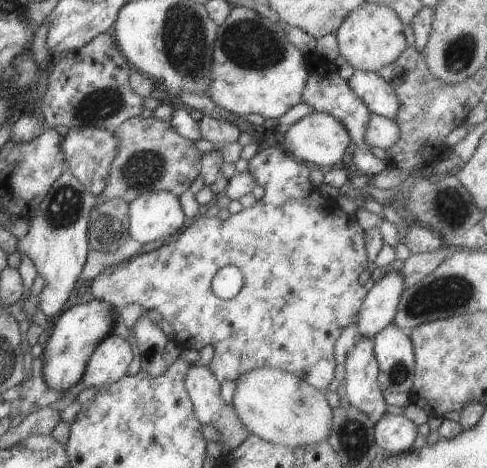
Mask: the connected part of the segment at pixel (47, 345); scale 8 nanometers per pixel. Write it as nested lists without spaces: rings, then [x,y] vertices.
[[[97,299],[88,303],[80,303],[65,310],[52,326],[48,340],[42,343],[43,382],[60,393],[67,392],[69,387],[80,382],[88,358],[91,356],[96,344],[111,333],[113,328],[113,314],[117,310]]]

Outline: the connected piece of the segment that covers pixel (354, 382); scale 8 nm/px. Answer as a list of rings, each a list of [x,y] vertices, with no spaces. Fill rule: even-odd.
[[[356,338],[353,350],[350,350],[344,362],[346,370],[345,393],[348,402],[364,412],[368,417],[385,413],[383,392],[377,382],[378,364],[373,352],[373,338]]]

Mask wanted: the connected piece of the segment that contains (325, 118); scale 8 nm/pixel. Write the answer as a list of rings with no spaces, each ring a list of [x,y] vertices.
[[[312,111],[289,125],[289,128],[284,133],[280,147],[284,152],[302,160],[304,163],[309,161],[309,164],[315,164],[315,166],[338,167],[350,142],[347,129],[336,118],[329,116],[327,113]]]

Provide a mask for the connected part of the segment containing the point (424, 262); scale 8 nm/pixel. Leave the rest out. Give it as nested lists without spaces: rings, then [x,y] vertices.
[[[445,244],[433,252],[410,254],[404,261],[399,272],[404,276],[404,286],[419,282],[421,277],[432,271],[450,252]]]

